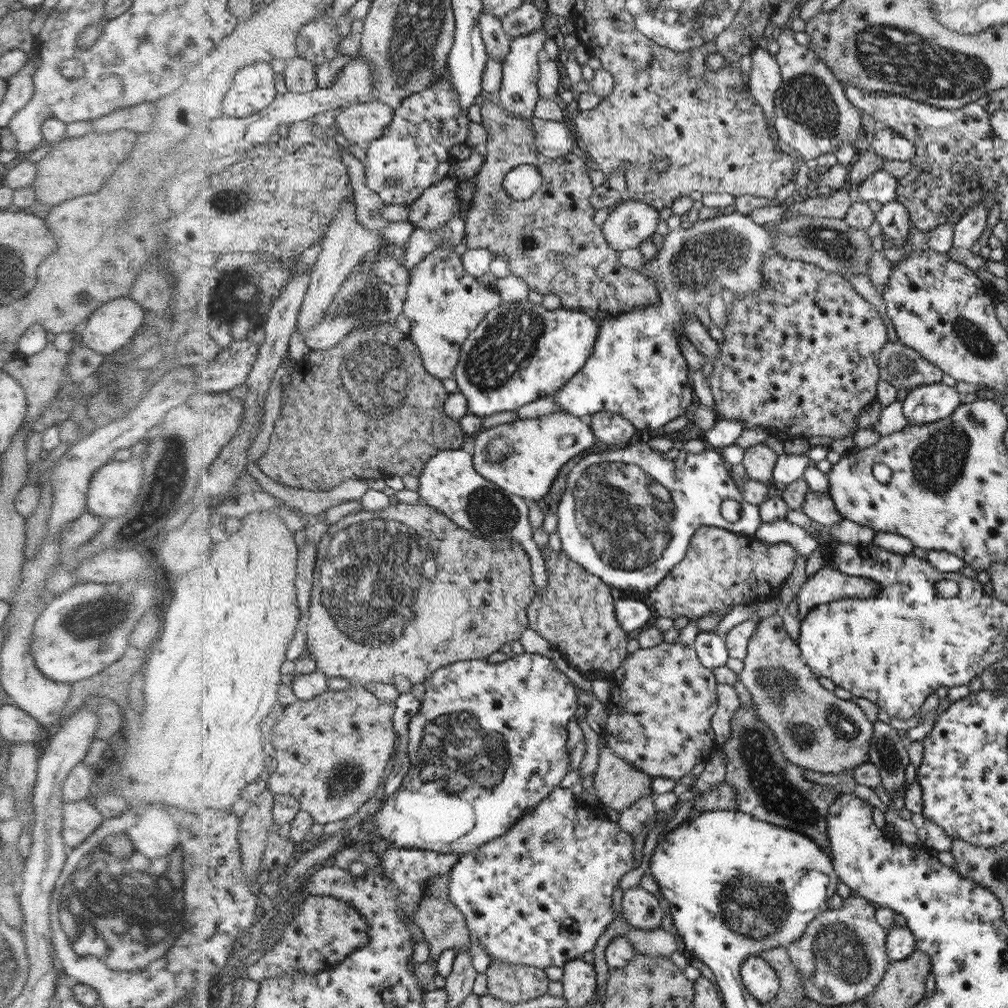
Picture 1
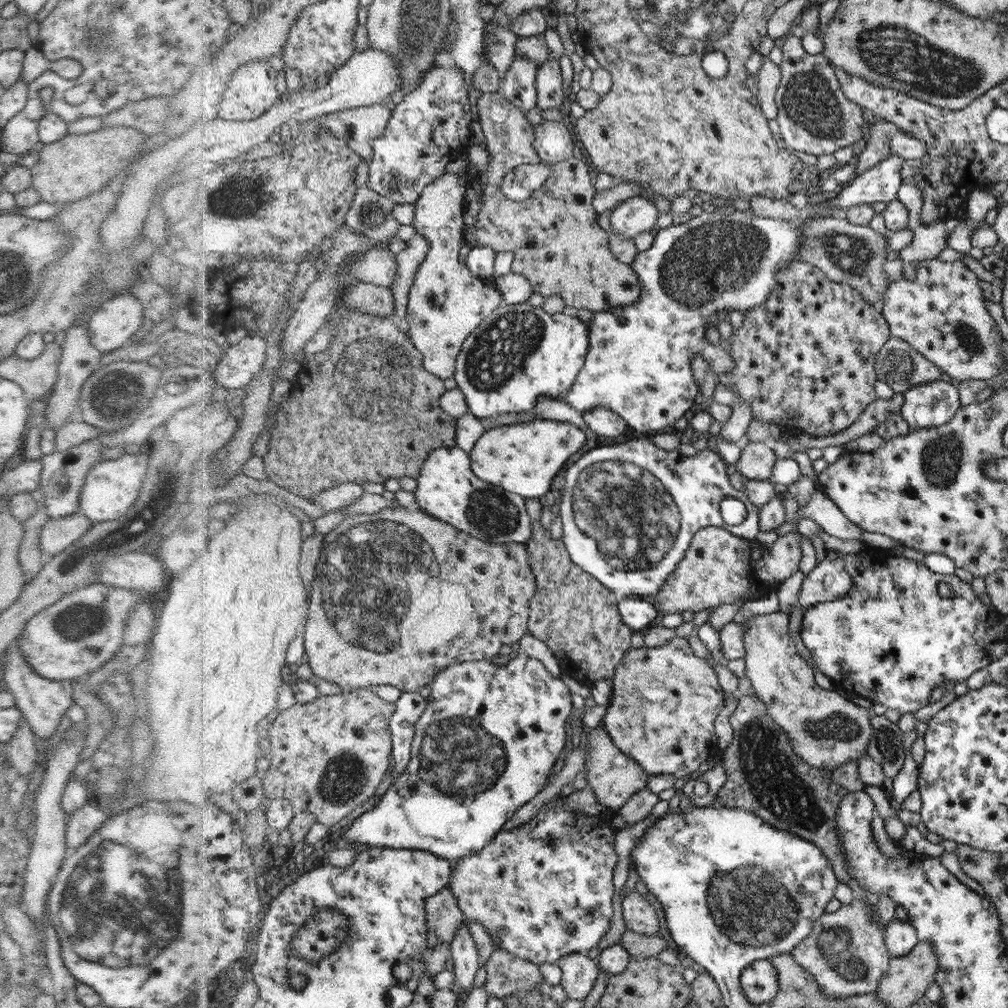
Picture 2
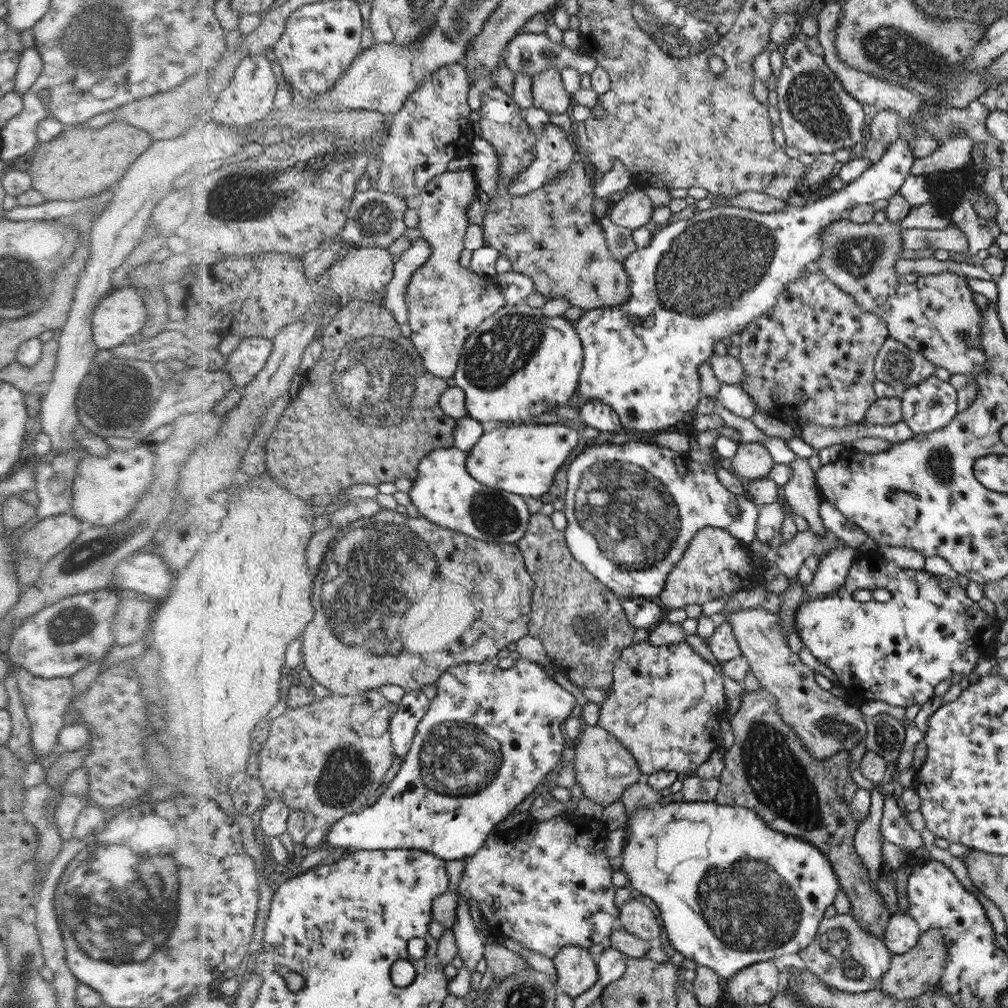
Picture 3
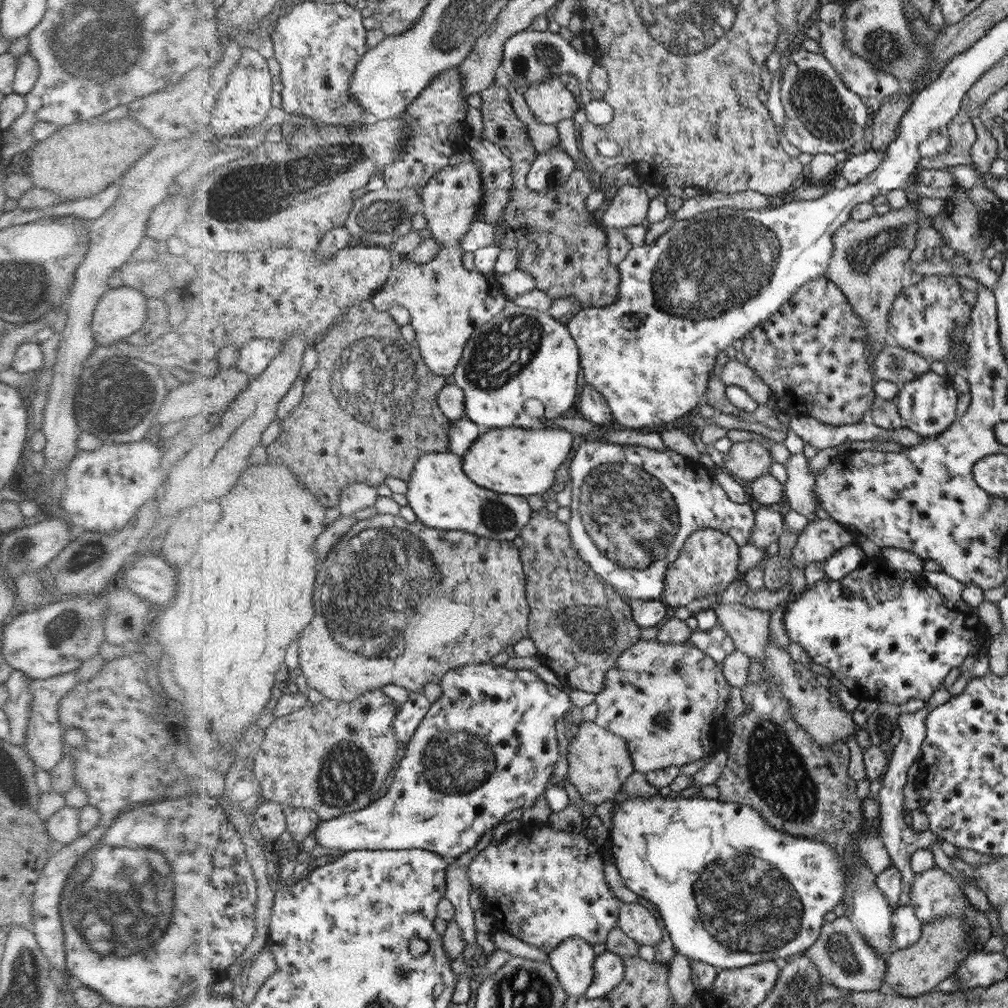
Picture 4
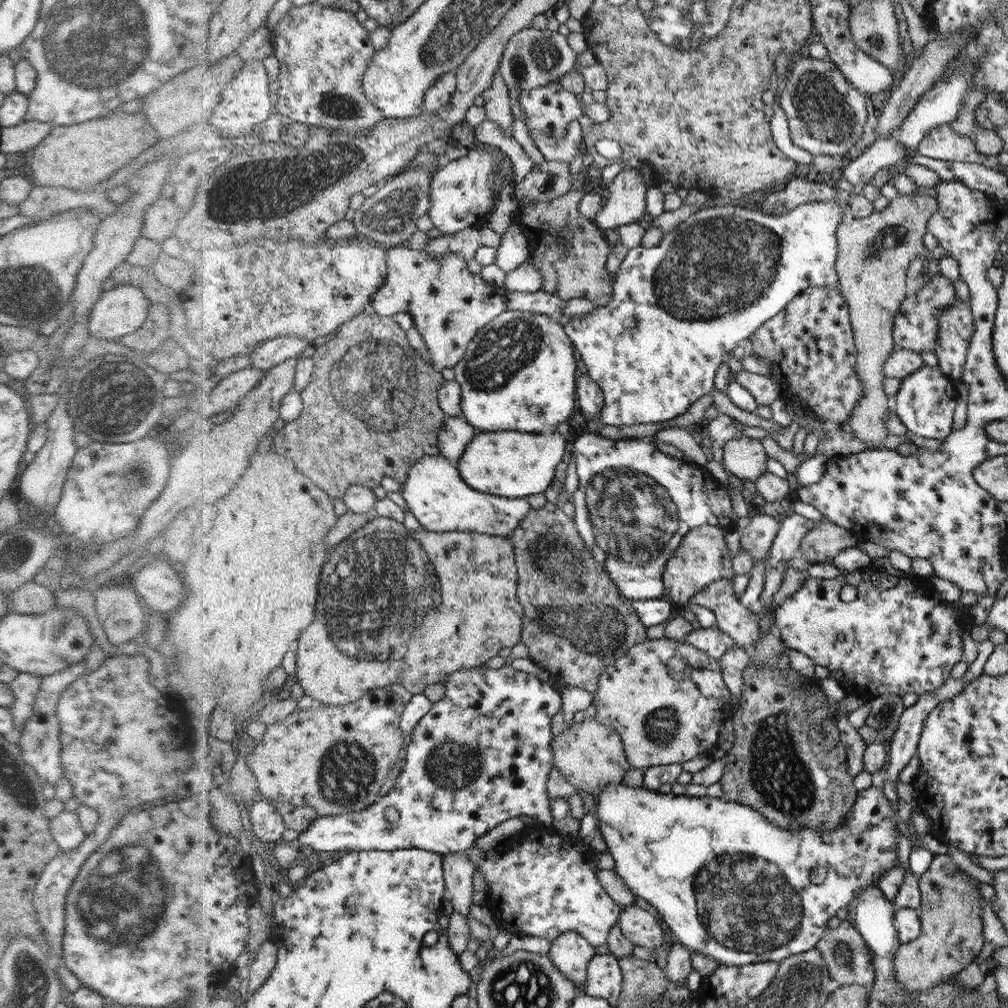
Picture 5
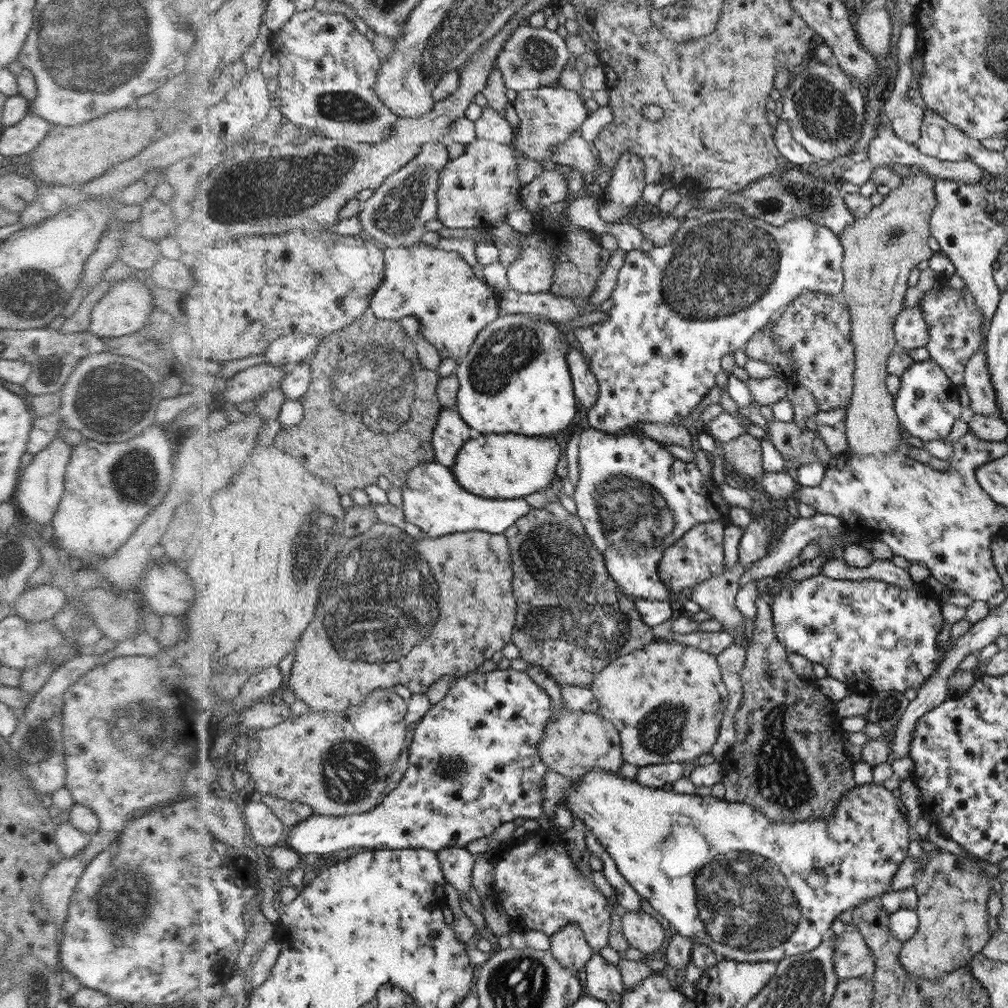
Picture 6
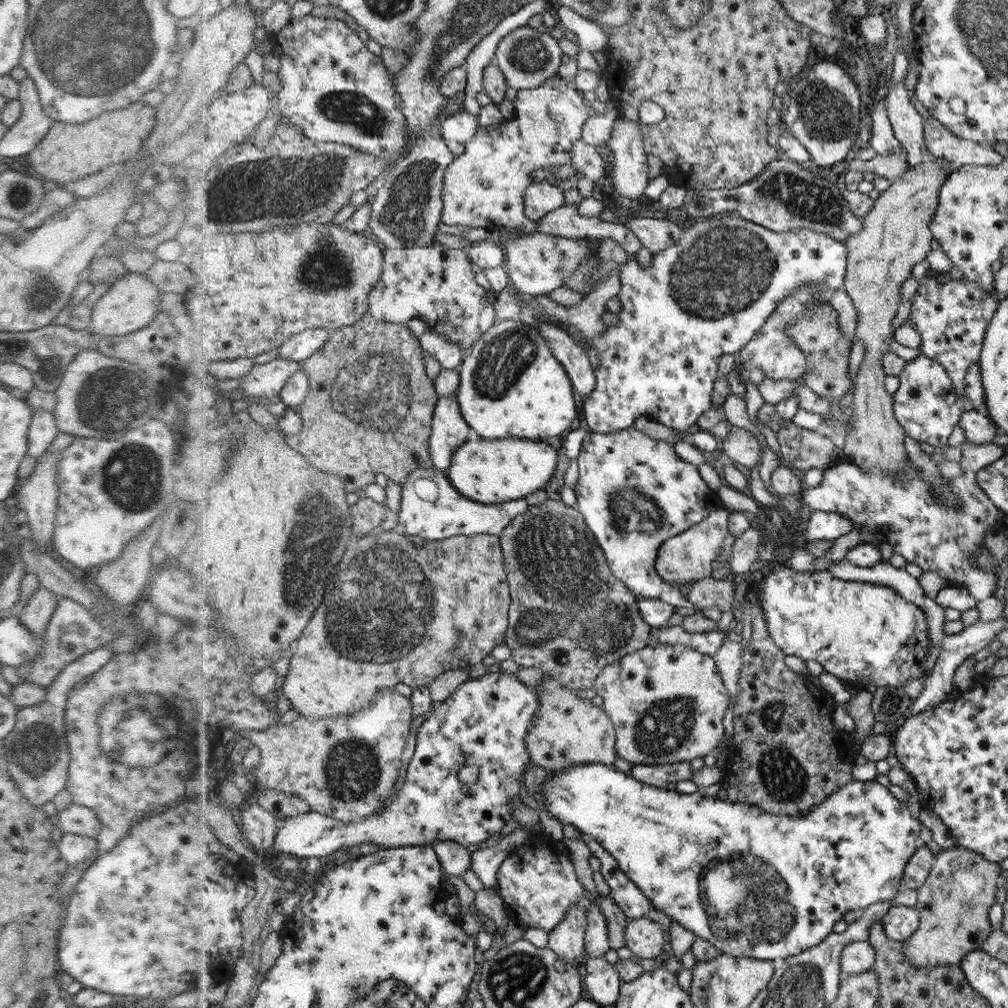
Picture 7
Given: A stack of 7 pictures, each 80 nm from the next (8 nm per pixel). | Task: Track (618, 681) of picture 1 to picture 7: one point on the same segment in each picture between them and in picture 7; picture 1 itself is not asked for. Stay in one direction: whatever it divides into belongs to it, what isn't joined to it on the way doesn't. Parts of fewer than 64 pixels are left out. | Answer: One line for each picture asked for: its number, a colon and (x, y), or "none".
2: (664, 701)
3: (664, 705)
4: (666, 700)
5: (664, 698)
6: (663, 698)
7: (667, 702)

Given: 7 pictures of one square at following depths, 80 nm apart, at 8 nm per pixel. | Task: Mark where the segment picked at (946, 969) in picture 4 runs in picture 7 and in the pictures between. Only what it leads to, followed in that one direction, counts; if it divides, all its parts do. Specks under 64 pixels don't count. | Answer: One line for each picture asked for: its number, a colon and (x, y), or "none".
5: (951, 936)
6: (953, 891)
7: (953, 904)

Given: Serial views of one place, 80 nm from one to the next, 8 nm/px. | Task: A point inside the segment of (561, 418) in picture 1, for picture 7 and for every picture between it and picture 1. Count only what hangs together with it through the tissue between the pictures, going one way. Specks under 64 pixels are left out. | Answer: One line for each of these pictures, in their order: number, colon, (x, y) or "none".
2: (523, 458)
3: (522, 458)
4: (523, 462)
5: (514, 464)
6: (511, 466)
7: (491, 472)

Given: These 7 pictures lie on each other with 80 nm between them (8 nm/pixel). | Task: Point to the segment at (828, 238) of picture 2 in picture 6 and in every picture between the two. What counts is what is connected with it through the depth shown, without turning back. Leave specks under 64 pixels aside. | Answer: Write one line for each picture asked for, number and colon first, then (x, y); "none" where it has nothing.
3: (861, 258)
4: (868, 260)
5: (875, 251)
6: (881, 248)

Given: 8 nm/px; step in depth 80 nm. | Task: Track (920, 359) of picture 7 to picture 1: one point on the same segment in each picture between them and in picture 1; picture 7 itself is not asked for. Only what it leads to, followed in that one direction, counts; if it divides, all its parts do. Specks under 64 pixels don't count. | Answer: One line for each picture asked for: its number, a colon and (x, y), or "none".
1: (927, 403)
2: (931, 404)
3: (930, 405)
4: (927, 404)
5: (925, 402)
6: (927, 403)

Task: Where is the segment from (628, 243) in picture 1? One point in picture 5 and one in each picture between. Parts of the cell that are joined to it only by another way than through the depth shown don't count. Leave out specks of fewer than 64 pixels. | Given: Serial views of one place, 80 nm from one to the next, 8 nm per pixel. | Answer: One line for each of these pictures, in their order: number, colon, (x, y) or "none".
2: (630, 218)
3: (633, 211)
4: (629, 207)
5: (627, 203)

